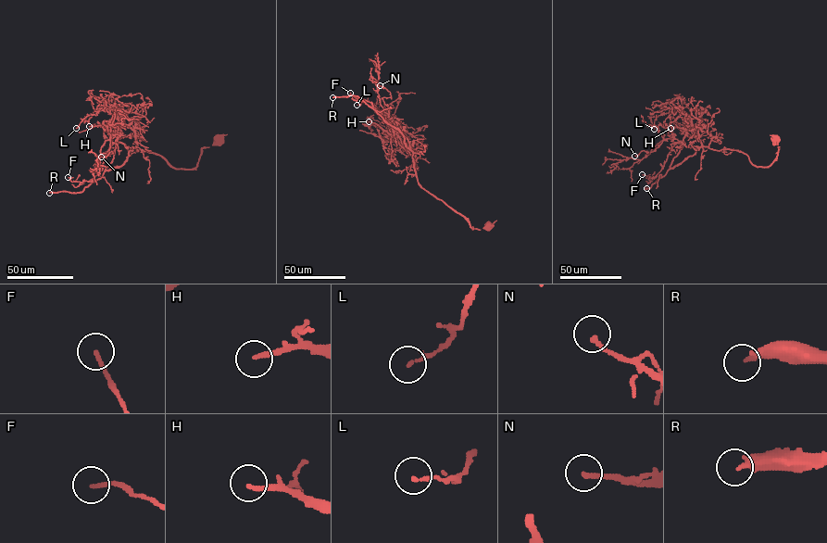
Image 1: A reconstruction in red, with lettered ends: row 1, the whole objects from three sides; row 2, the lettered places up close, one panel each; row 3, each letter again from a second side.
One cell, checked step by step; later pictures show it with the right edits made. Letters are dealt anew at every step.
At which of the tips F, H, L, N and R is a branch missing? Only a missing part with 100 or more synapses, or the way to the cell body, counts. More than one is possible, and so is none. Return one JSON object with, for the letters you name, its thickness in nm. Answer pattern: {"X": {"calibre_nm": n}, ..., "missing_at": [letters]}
{"R": {"calibre_nm": 280}, "missing_at": ["R"]}

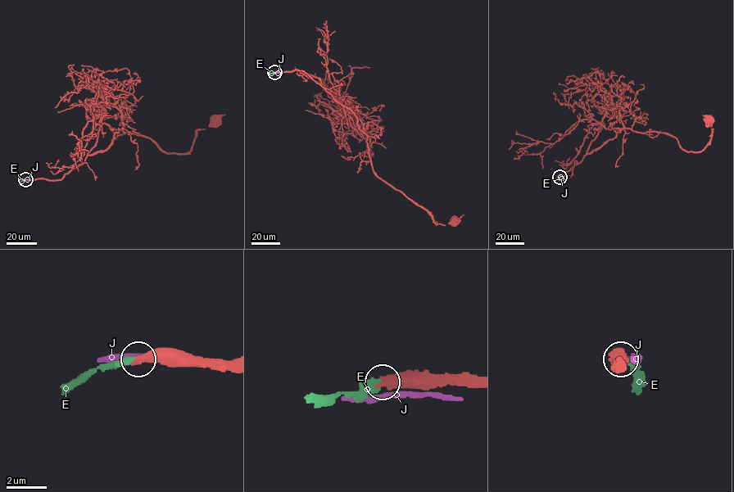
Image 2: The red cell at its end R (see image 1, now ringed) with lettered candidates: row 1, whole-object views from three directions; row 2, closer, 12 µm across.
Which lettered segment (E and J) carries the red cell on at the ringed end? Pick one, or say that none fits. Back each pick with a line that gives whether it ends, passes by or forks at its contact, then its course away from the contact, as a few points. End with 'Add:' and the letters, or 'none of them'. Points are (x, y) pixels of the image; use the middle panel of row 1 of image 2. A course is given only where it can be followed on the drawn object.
E: it ends
Add: E

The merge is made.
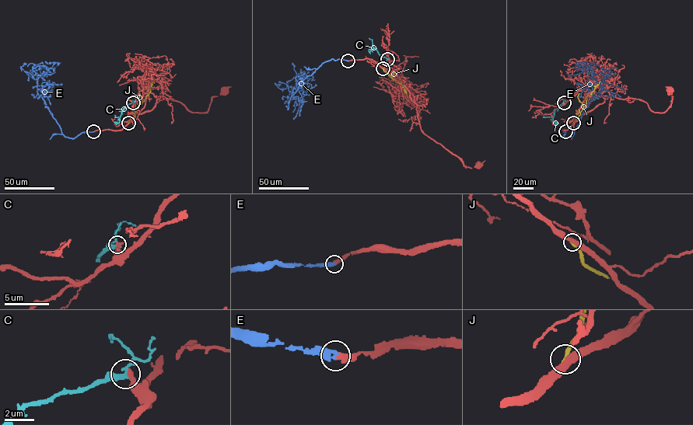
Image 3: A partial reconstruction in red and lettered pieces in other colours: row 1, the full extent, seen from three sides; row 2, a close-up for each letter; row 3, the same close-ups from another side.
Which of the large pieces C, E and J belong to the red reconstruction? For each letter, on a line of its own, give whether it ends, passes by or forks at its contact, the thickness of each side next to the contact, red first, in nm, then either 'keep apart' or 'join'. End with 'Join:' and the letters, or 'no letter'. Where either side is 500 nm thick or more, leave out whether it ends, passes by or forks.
C: it passes by; 420 nm thick on the red side, 280 nm on the other; keep apart
E: it ends there; 380 nm thick on the red side, 400 nm on the other; join
J: it ends there; 440 nm thick on the red side, 240 nm on the other; keep apart
Join: E

